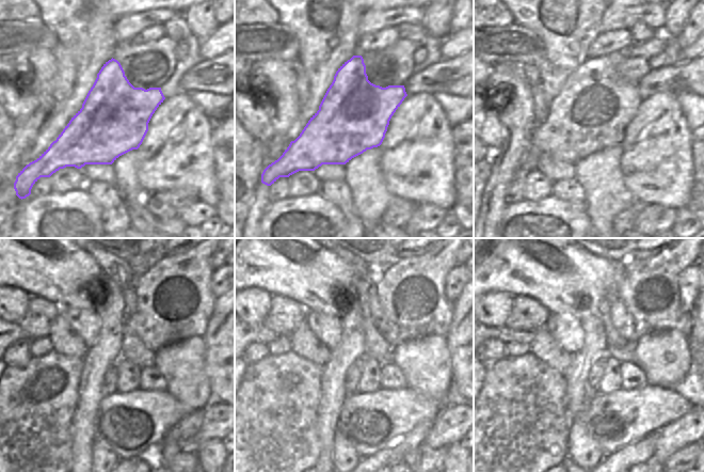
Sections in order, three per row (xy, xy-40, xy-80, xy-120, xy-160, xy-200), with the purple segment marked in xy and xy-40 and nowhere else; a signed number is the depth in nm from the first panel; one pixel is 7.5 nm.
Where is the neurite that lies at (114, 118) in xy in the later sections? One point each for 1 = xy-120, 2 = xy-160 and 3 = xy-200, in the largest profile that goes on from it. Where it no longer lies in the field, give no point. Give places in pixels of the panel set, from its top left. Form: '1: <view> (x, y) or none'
1: xy-120 (174, 300)
2: xy-160 (411, 290)
3: xy-200 (649, 290)

